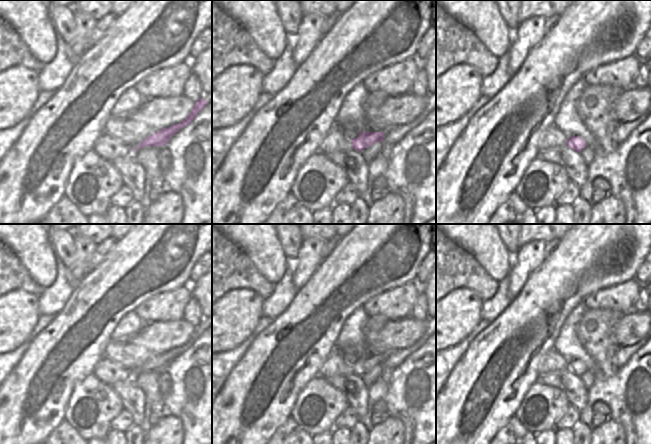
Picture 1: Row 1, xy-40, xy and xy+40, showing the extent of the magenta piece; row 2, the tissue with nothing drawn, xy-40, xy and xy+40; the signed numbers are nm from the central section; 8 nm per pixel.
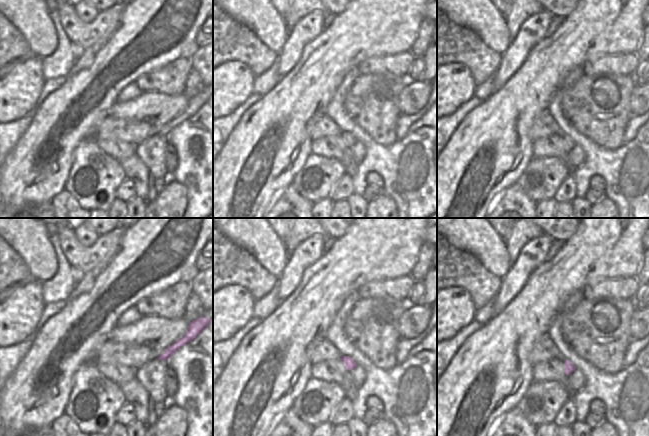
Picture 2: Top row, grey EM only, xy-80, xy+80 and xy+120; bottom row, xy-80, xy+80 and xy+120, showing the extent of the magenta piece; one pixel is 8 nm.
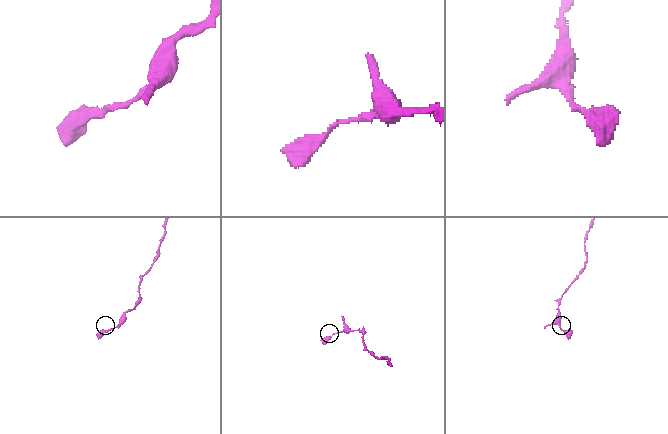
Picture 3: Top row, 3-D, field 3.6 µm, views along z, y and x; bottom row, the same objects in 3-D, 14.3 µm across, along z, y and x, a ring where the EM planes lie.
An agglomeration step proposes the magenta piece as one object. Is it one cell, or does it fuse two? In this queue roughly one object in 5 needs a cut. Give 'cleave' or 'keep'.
keep

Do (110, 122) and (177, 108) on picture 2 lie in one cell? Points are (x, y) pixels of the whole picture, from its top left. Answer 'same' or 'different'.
same

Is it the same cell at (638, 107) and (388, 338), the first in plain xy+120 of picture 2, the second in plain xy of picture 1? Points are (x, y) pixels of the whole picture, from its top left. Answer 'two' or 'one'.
one

